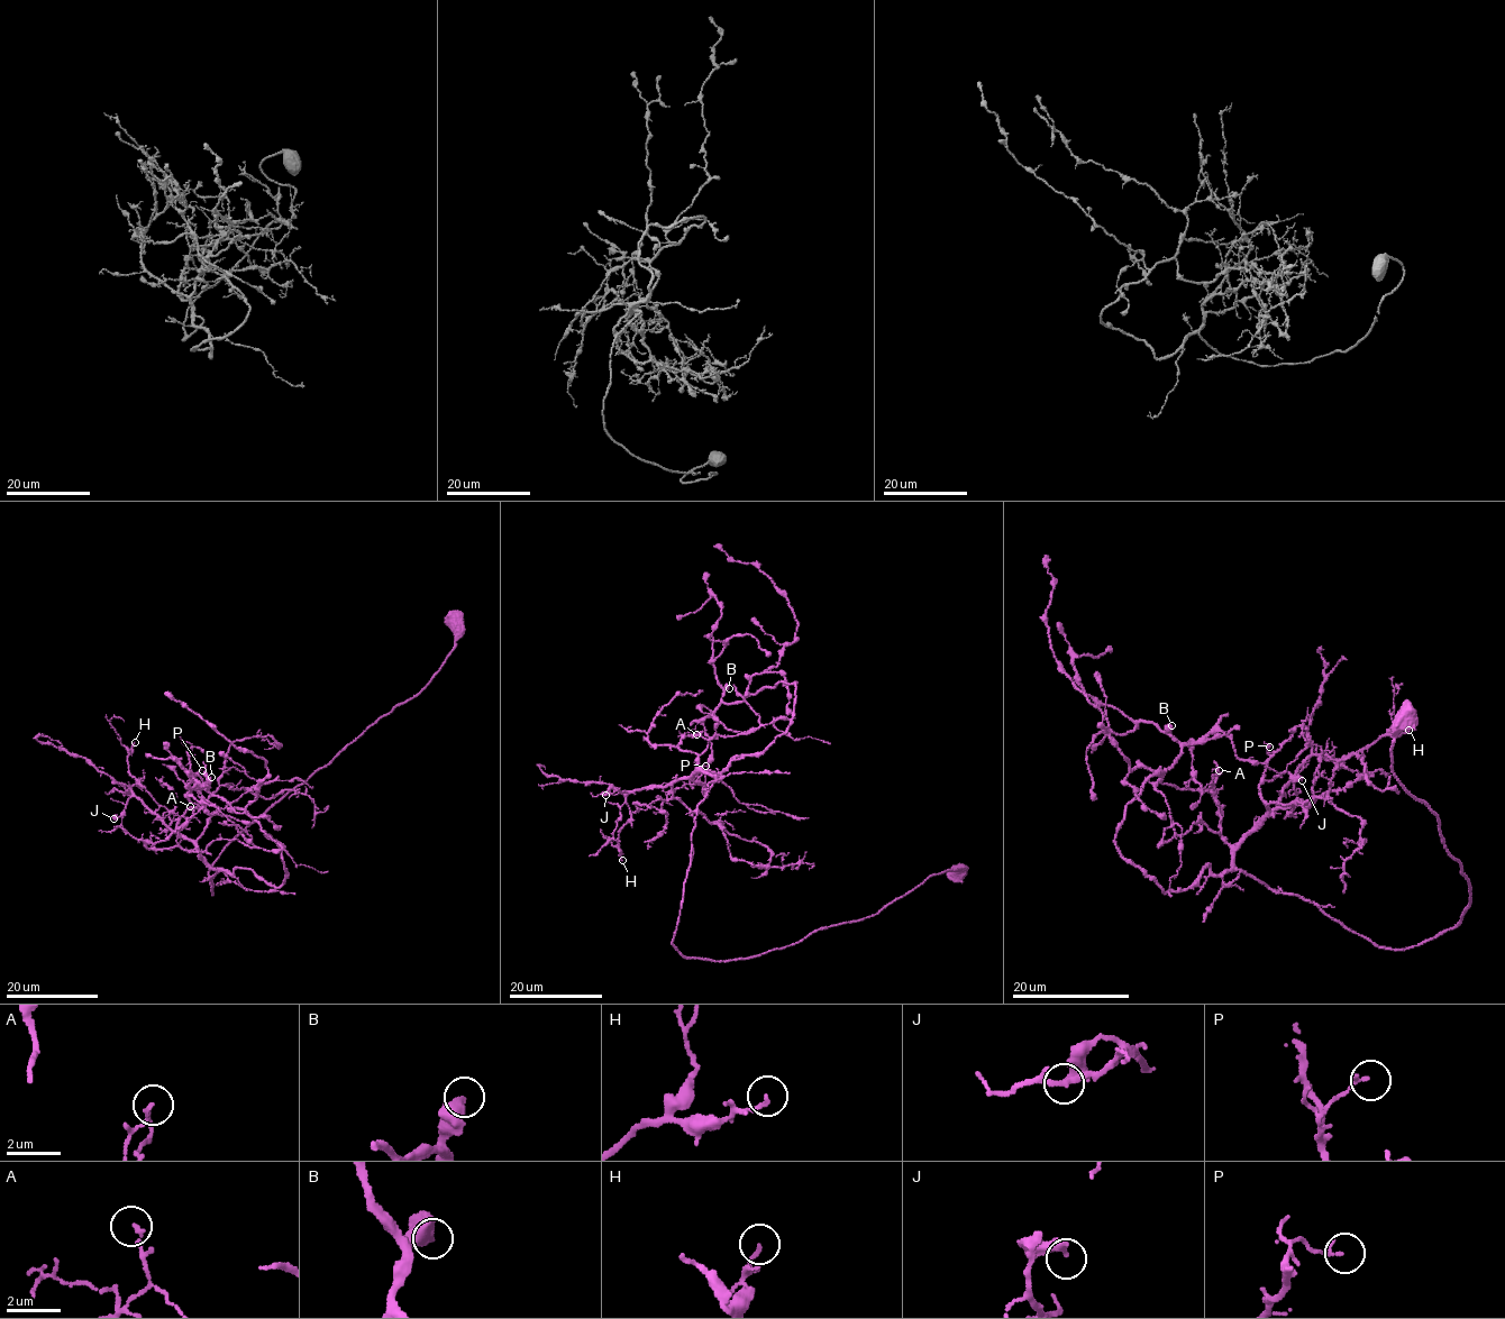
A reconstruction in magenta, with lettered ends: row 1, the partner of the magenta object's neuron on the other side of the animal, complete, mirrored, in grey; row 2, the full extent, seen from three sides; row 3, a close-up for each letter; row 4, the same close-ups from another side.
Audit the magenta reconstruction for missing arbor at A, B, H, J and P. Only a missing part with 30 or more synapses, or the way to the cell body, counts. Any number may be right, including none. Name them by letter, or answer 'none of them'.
none of them

